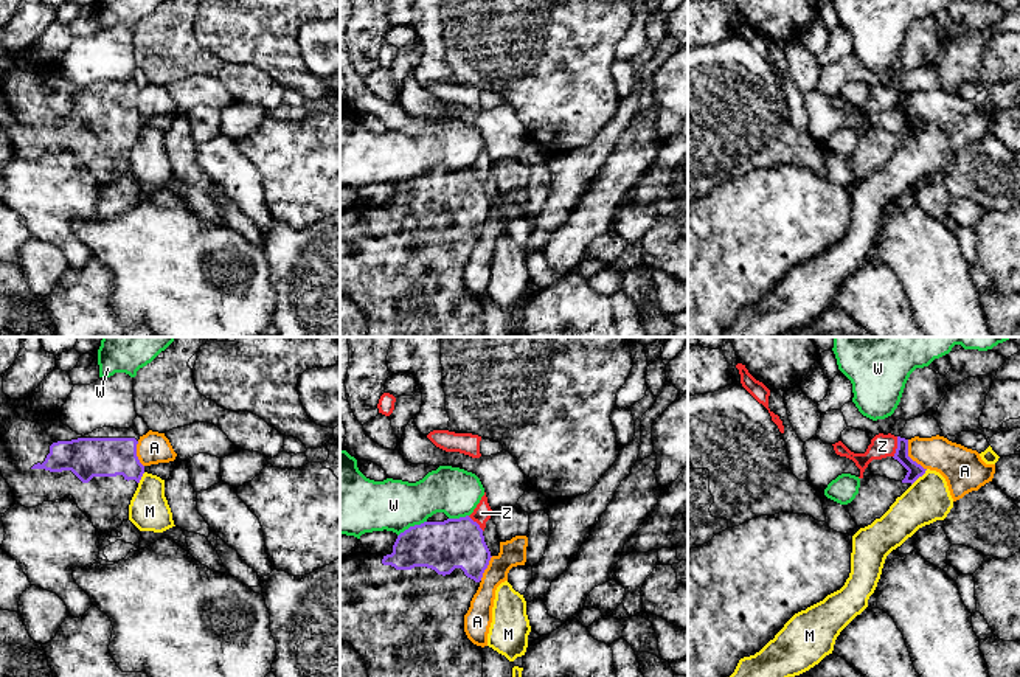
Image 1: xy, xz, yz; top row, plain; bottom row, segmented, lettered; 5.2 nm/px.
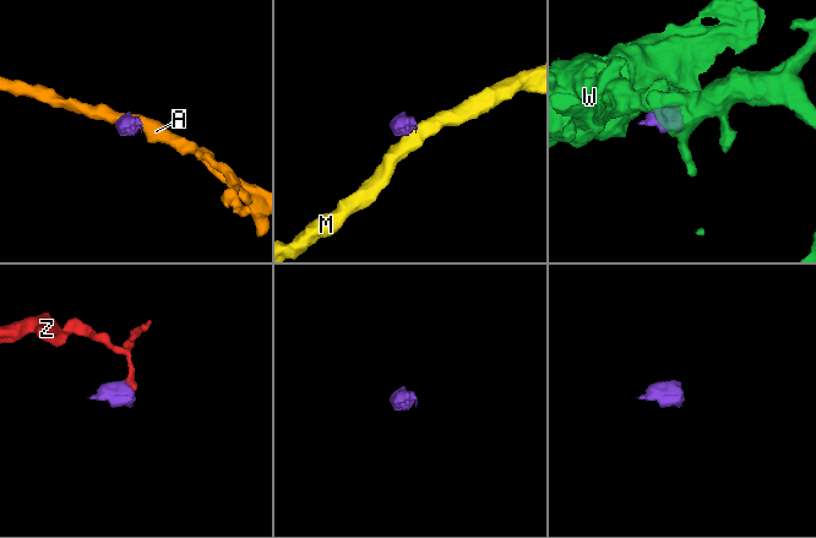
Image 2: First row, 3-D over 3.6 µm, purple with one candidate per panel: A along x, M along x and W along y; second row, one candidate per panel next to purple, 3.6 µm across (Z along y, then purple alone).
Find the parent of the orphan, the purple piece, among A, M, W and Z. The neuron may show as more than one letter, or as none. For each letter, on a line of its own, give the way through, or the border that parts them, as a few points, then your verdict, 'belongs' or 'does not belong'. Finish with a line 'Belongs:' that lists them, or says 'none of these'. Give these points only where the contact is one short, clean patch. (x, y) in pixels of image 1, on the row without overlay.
A: border along yz (907, 92), (907, 106), (926, 121); does not belong
M: border along yz (927, 121), (912, 137); does not belong
W: border along xz (426, 173), (410, 177), (398, 188); does not belong
Z: border along yz (898, 89), (893, 109); does not belong
Belongs: none of these

